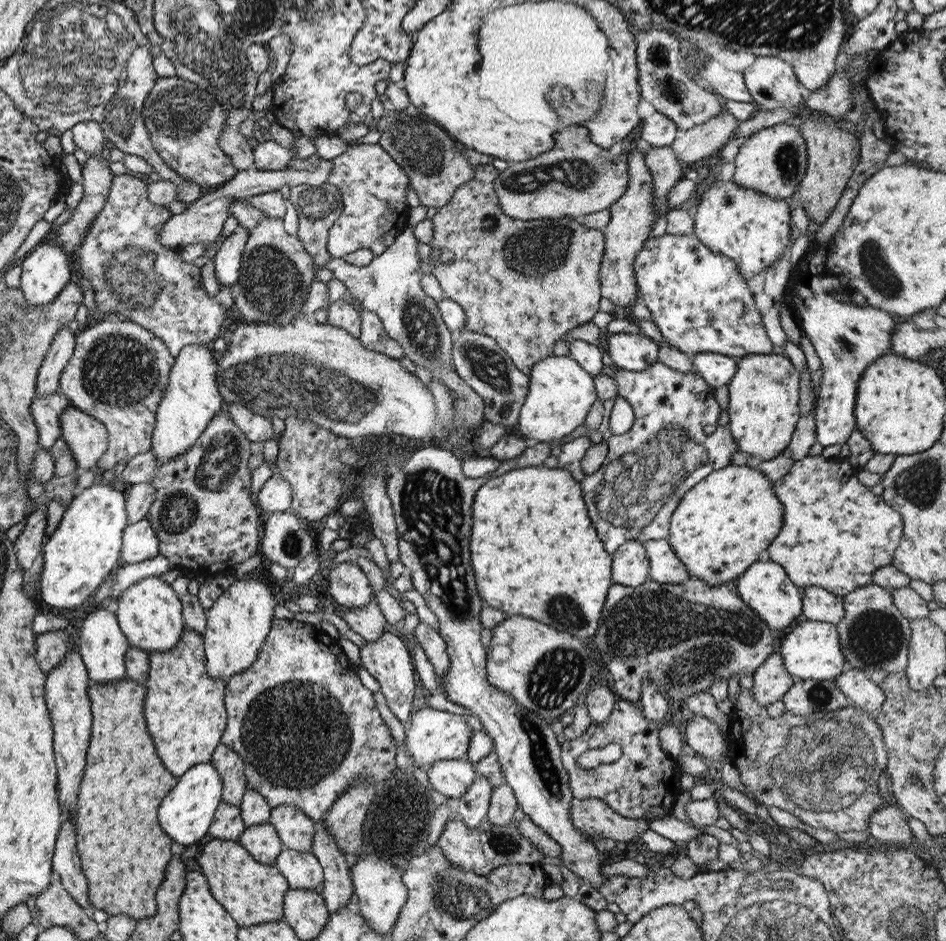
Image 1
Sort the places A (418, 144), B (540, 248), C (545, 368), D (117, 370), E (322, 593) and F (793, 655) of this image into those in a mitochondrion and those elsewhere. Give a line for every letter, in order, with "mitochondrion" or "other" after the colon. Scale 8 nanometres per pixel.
A: mitochondrion
B: mitochondrion
C: other
D: mitochondrion
E: other
F: other

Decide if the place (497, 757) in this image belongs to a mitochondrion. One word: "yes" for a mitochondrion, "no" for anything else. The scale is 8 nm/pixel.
no

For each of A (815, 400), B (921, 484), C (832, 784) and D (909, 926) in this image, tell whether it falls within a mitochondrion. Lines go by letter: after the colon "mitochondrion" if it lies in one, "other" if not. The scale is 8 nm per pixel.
A: other
B: mitochondrion
C: mitochondrion
D: mitochondrion

